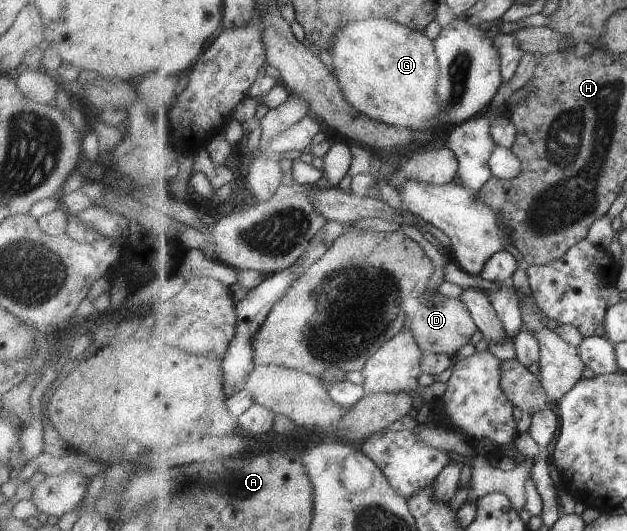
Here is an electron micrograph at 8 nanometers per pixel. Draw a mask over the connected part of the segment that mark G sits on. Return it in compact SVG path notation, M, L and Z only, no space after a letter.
M392 18L350 24L338 39L332 50L336 75L353 106L372 119L395 126L428 131L437 125L437 117L432 115L440 111L437 85L441 65L435 40Z

